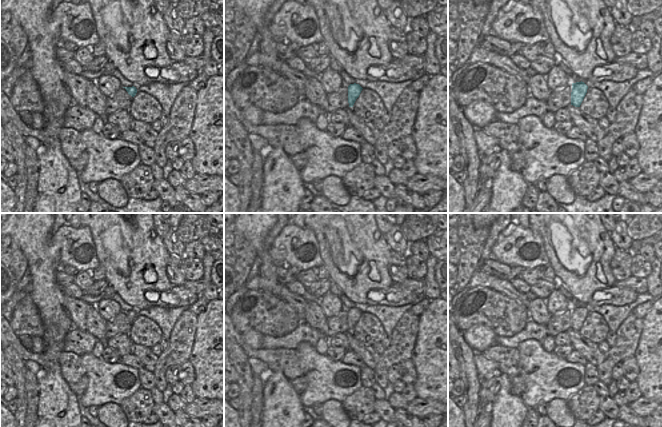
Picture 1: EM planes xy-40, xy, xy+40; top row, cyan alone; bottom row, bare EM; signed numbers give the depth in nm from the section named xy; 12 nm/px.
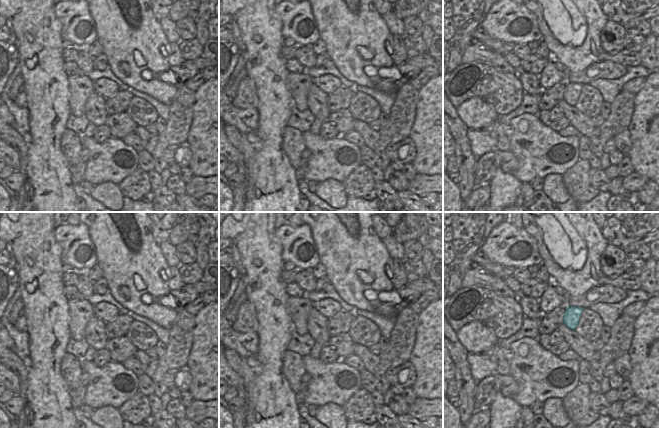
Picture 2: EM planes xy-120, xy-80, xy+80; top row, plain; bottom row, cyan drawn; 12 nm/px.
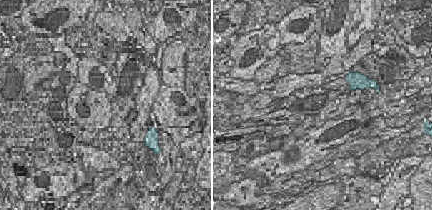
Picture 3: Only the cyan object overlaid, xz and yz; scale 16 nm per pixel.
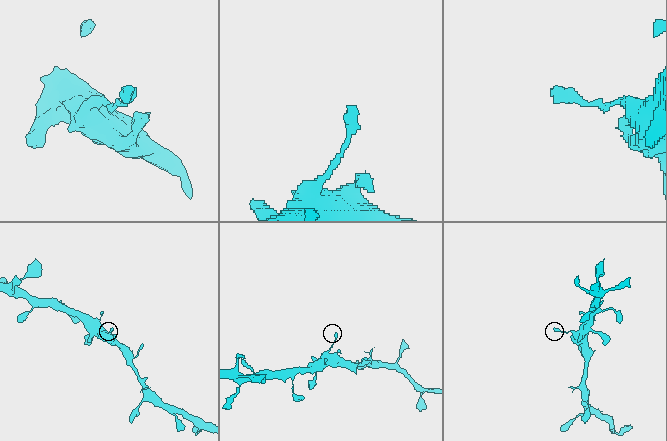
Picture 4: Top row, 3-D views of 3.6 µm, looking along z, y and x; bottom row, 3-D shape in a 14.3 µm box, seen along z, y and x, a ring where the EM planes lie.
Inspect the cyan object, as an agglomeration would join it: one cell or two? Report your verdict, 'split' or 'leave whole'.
split

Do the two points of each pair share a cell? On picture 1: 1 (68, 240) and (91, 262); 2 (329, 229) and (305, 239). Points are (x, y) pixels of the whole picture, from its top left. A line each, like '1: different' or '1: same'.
1: same
2: different

